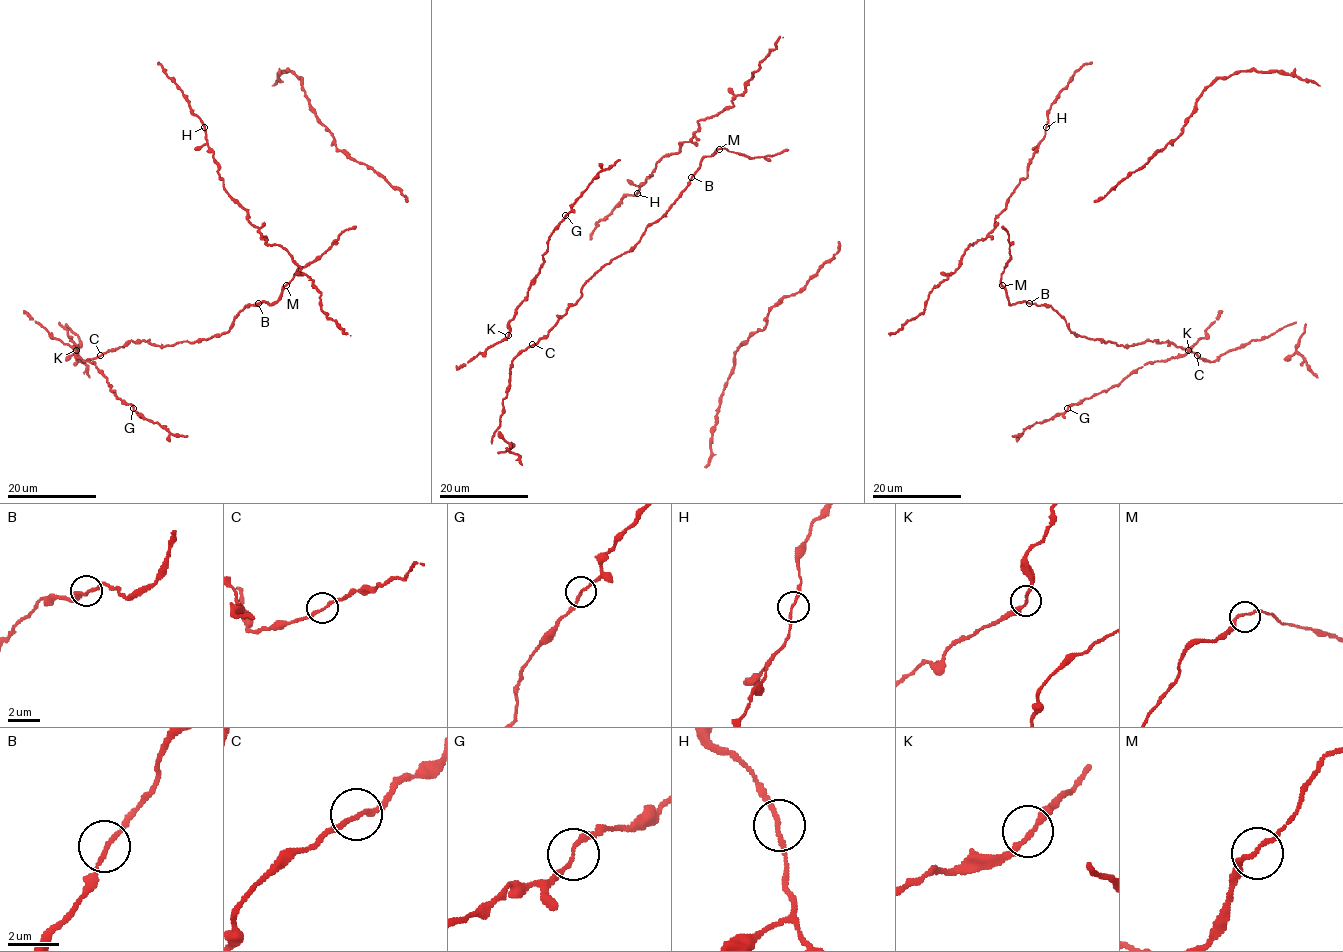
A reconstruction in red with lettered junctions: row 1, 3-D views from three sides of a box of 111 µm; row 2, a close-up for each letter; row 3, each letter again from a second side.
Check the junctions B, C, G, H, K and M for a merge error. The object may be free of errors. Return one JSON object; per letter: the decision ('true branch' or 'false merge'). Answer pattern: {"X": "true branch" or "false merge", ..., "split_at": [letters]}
{"B": "true branch", "C": "true branch", "G": "true branch", "H": "true branch", "K": "true branch", "M": "true branch", "split_at": []}

